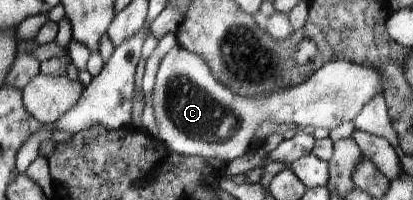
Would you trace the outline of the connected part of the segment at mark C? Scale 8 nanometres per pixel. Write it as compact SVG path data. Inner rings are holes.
M176 44L160 62L151 100L158 124L157 140L169 152L193 159L218 158L228 163L248 152L259 128L267 121L298 129L314 126L331 130L357 118L362 108L380 93L388 94L378 70L335 60L315 71L311 80L303 84L269 95L242 97L225 86L197 53Z

